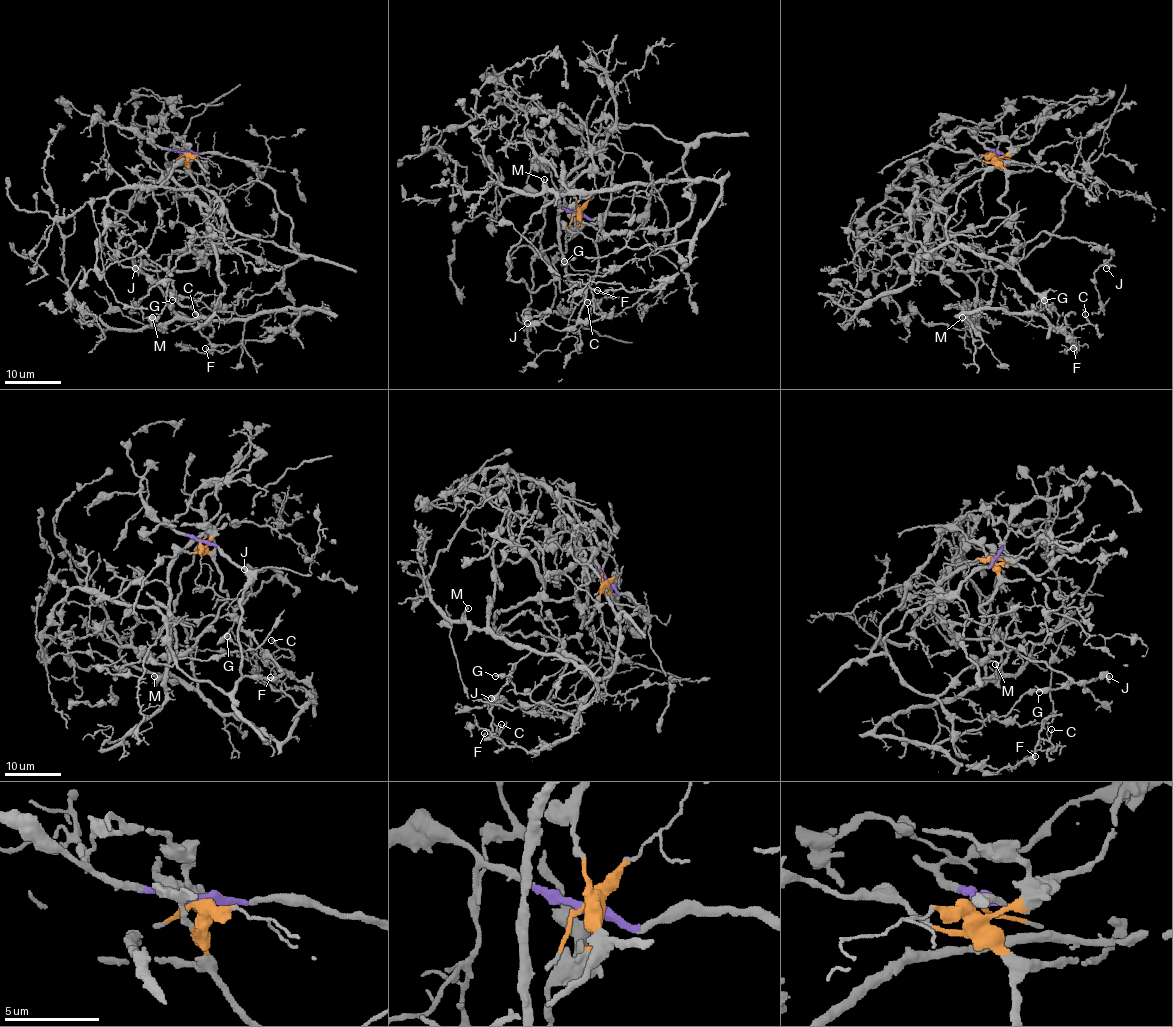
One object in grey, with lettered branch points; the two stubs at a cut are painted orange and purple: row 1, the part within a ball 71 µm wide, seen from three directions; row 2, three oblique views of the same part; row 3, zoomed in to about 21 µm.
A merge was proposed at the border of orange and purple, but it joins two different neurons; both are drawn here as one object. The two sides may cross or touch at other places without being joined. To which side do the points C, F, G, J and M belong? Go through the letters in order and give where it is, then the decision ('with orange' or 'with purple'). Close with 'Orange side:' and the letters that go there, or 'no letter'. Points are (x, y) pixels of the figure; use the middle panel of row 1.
C: place (587, 302); with purple
F: place (597, 290); with purple
G: place (564, 261); with purple
J: place (527, 323); with purple
M: place (544, 179); with purple
Orange side: no letter

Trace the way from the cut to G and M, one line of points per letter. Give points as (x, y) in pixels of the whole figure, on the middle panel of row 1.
G: (577, 212), (639, 217), (684, 162), (674, 227), (558, 211), (720, 186), (691, 239), (564, 262)
M: (577, 212), (639, 217), (684, 162), (691, 212), (671, 228), (595, 229), (558, 211), (588, 193), (544, 179)

